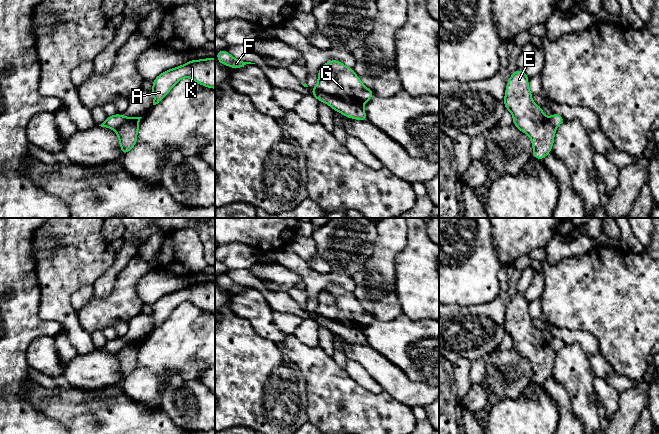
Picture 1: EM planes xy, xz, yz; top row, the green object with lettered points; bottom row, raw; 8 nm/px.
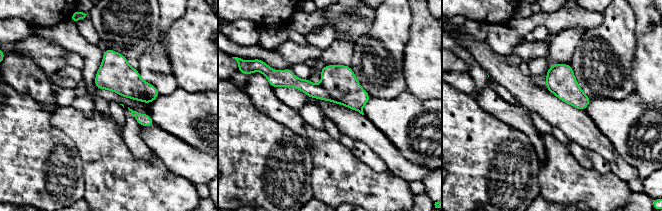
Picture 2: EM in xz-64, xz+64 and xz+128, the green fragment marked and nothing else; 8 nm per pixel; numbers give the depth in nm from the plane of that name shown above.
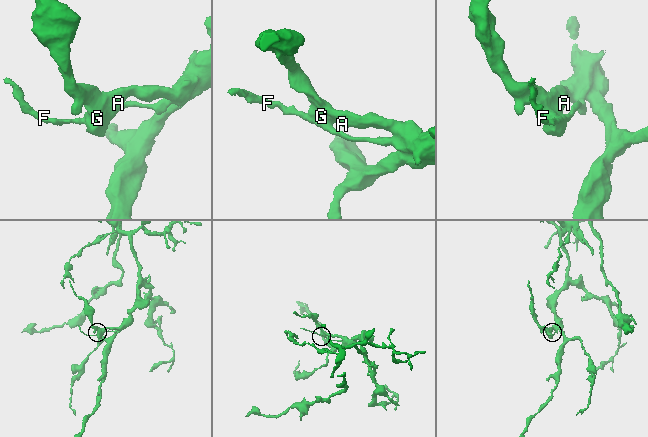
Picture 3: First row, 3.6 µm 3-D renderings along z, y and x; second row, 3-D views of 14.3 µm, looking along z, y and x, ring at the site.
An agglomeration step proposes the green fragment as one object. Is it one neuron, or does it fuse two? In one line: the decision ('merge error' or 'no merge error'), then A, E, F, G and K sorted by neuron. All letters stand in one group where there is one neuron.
merge error; A E G K / F

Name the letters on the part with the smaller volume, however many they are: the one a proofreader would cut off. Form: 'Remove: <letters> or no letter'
Remove: F

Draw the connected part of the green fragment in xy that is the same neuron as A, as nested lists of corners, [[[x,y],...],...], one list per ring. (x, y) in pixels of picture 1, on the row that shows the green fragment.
[[[215,58],[192,59],[186,64],[162,72],[153,80],[153,105],[158,104],[179,80],[186,77],[200,85],[215,89]]]

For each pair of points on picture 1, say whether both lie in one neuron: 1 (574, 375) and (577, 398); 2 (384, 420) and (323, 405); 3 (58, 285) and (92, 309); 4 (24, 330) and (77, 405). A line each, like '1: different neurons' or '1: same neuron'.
1: same neuron
2: same neuron
3: different neurons
4: different neurons

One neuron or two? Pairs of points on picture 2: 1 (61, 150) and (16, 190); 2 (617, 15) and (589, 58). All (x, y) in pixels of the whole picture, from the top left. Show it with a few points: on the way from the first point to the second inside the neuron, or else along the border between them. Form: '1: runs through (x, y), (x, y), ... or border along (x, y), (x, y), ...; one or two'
1: runs through (50, 160), (45, 161), (27, 179); one
2: runs through (617, 26), (617, 30), (600, 47); one

